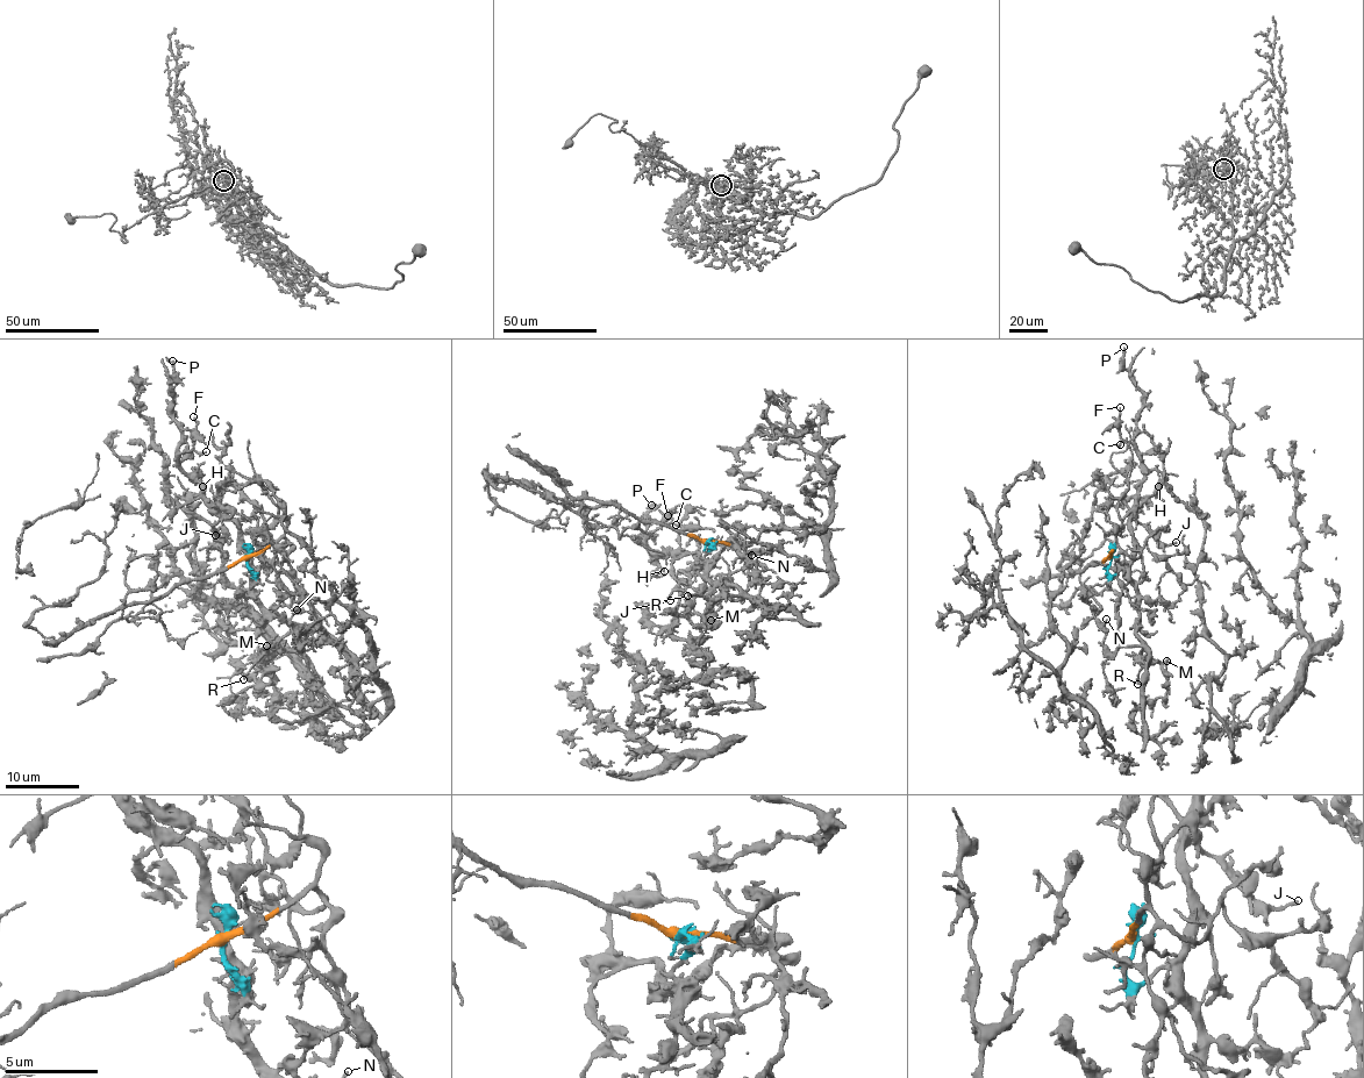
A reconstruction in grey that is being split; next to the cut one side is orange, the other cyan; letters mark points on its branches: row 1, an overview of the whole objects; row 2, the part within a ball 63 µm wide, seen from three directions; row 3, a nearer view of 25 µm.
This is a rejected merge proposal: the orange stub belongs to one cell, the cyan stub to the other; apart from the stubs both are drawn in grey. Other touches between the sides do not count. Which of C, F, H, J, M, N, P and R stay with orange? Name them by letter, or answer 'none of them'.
none of them

